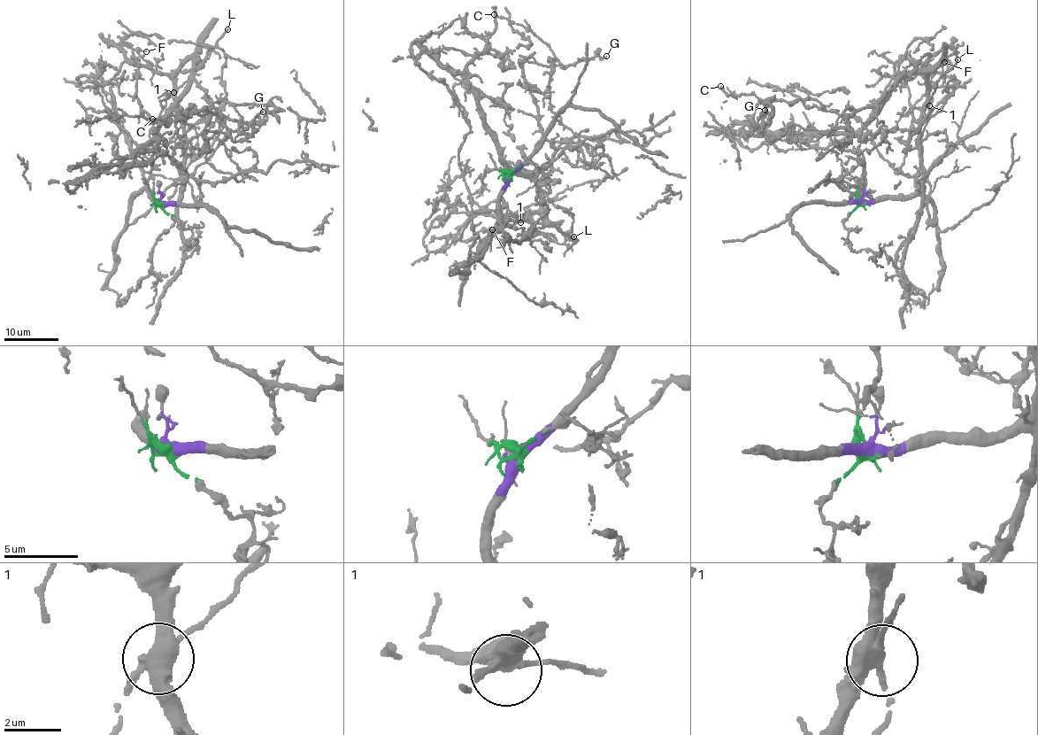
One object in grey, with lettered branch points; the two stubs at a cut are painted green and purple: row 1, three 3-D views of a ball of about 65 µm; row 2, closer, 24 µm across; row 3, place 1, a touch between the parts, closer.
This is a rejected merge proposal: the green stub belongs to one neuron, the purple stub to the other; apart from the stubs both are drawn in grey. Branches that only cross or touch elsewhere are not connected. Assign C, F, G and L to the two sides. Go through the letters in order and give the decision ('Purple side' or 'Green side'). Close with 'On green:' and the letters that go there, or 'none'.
C: Green side
F: Green side
G: Green side
L: Purple side
On green: C, F, G

